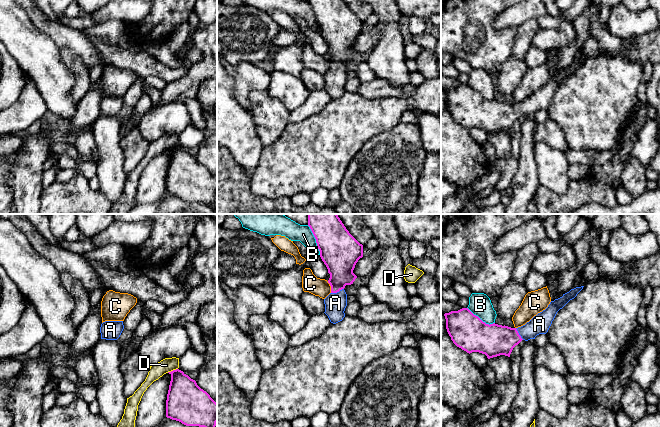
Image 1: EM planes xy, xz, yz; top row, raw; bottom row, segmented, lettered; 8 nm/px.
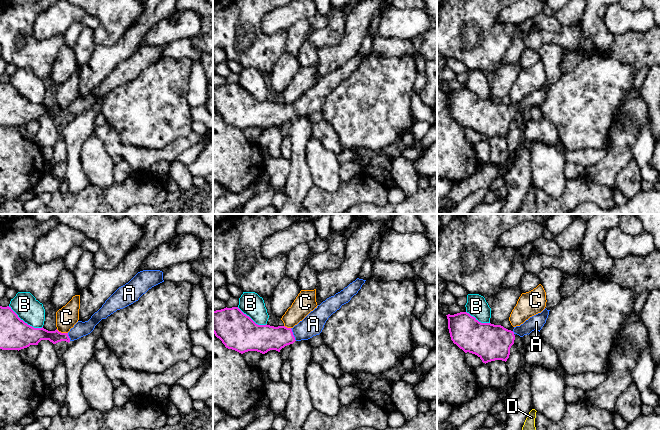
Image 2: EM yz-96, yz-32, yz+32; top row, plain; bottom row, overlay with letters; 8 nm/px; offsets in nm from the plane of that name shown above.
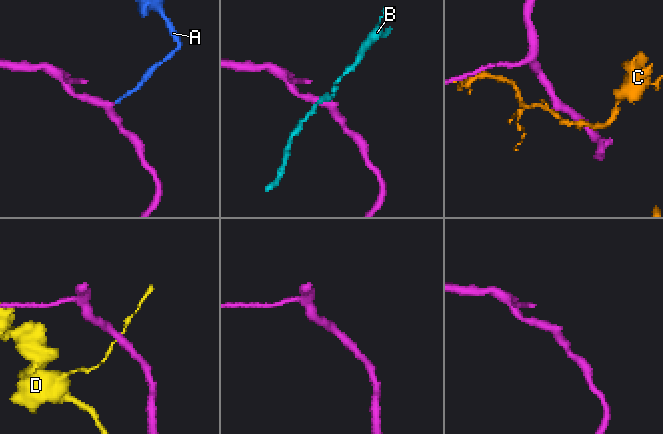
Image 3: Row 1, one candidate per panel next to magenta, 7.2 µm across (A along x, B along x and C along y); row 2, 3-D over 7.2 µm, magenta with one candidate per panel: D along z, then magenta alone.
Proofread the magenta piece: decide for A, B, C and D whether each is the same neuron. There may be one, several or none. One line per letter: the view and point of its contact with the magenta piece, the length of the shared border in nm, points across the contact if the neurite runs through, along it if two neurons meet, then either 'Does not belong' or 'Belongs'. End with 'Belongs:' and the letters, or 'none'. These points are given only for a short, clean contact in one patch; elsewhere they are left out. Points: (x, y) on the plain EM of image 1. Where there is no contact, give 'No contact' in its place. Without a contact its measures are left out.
A: Touches magenta at xz (337, 67). Shared border 110 nm. Path across: xz (340, 36), (337, 67), (335, 79). Belongs
B: Touches magenta at xz (316, 16). Shared border 260 nm. Does not belong
C: Touches magenta at xz (331, 63). Shared border 100 nm. Boundary: xz (327, 57), (331, 68). Does not belong
D: Touches magenta at xy (173, 146). Shared border 90 nm. Boundary: xy (177, 144), (167, 148). Does not belong
Belongs: A

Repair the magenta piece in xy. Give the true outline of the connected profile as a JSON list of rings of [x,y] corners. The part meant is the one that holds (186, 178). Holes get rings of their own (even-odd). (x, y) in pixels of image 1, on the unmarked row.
[[[183,147],[168,148],[171,157],[166,176],[166,193],[186,202],[199,202],[214,207],[217,179]]]

